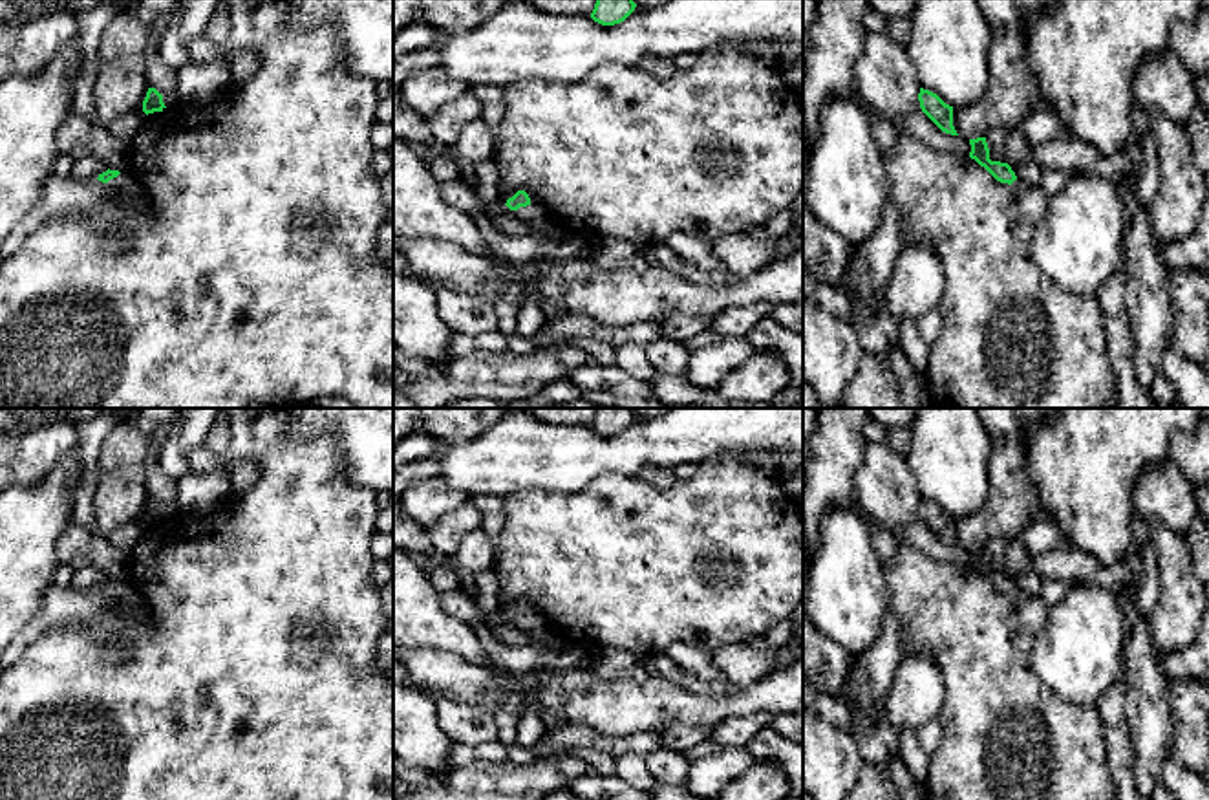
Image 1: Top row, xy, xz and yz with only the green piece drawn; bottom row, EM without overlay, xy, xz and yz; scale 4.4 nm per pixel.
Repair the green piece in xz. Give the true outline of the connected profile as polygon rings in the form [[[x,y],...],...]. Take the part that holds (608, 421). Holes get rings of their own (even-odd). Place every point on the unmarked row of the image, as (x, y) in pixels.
[[[596,408],[591,428],[602,436],[615,436],[624,432],[635,417],[633,408]]]

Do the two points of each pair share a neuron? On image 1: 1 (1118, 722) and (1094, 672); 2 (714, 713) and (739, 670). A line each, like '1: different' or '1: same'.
1: different
2: different

